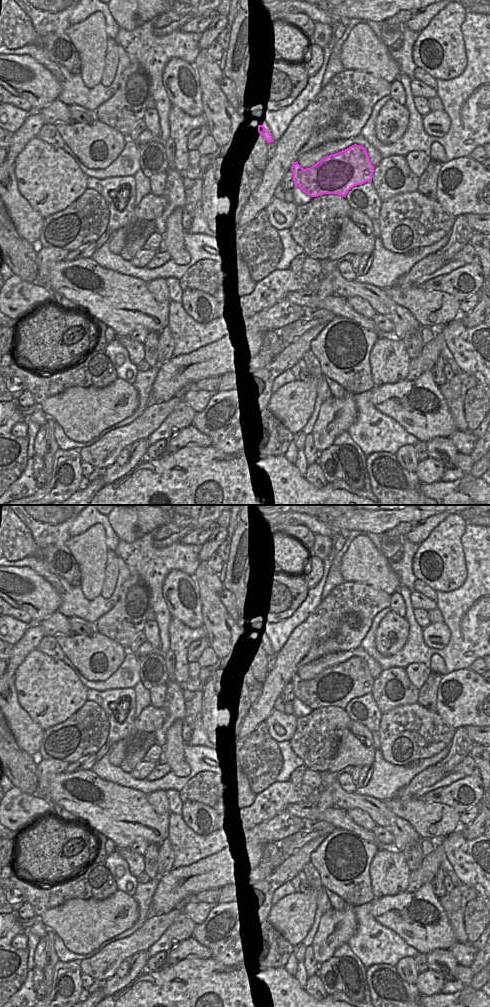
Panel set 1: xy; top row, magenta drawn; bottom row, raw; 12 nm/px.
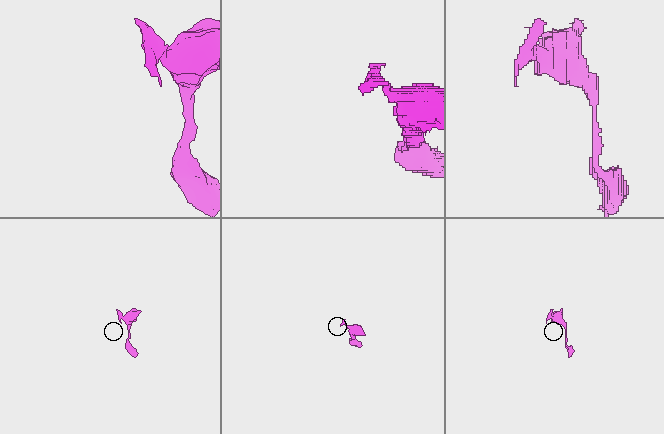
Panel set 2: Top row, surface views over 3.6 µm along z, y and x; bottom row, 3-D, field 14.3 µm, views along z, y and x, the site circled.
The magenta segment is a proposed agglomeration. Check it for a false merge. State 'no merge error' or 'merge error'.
merge error

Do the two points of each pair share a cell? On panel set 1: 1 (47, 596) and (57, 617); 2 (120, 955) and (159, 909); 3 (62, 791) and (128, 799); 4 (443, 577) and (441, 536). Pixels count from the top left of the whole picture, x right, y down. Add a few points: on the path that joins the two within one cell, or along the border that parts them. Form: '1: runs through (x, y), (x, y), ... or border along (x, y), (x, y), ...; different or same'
1: border along (57, 610), (38, 623); different
2: border along (174, 908), (167, 913), (149, 918); different
3: runs through (78, 801), (92, 804), (112, 803); same
4: runs through (444, 567), (442, 546); same

